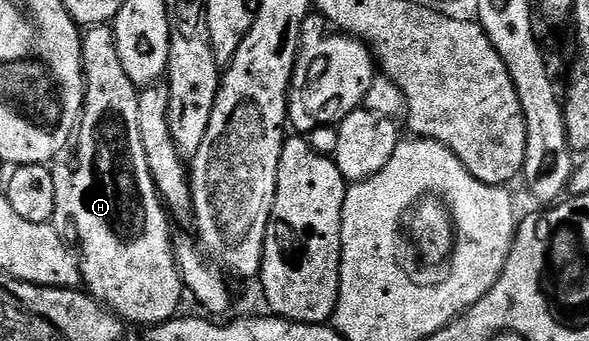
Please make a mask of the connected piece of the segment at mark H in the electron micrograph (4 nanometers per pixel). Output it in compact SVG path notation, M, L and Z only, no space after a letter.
M111 26L89 27L83 32L80 48L84 62L84 107L74 136L76 164L51 168L54 177L54 213L50 226L69 245L76 243L80 278L87 294L108 308L125 324L155 325L177 318L180 298L186 295L184 282L176 263L174 240L168 232L169 214L152 179L138 125L140 91L126 77L118 61L116 33Z

